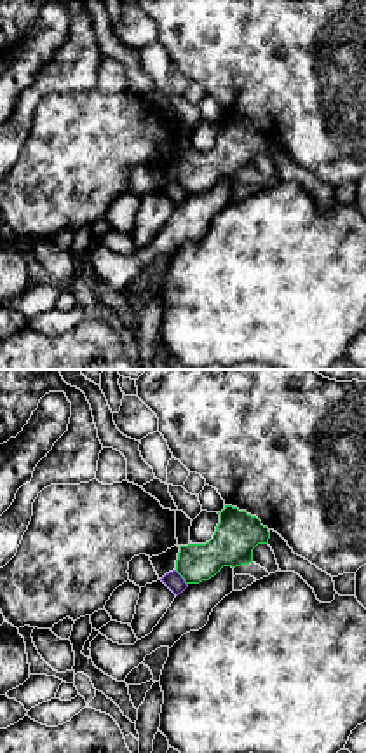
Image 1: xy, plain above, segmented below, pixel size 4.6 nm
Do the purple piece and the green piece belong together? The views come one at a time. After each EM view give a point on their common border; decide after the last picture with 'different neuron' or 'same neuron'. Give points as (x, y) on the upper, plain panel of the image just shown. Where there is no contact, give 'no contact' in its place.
(182, 187)

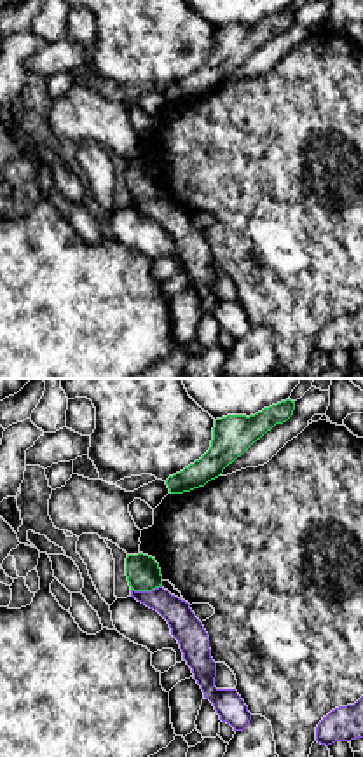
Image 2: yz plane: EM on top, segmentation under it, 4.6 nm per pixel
(145, 201)

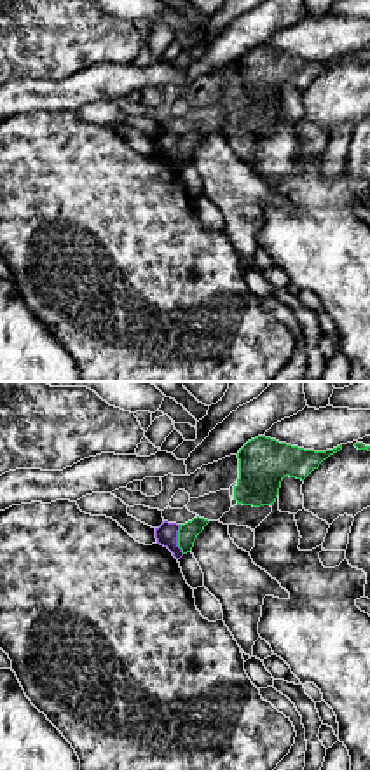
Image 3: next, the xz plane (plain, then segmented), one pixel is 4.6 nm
(177, 148)

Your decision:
different neuron

